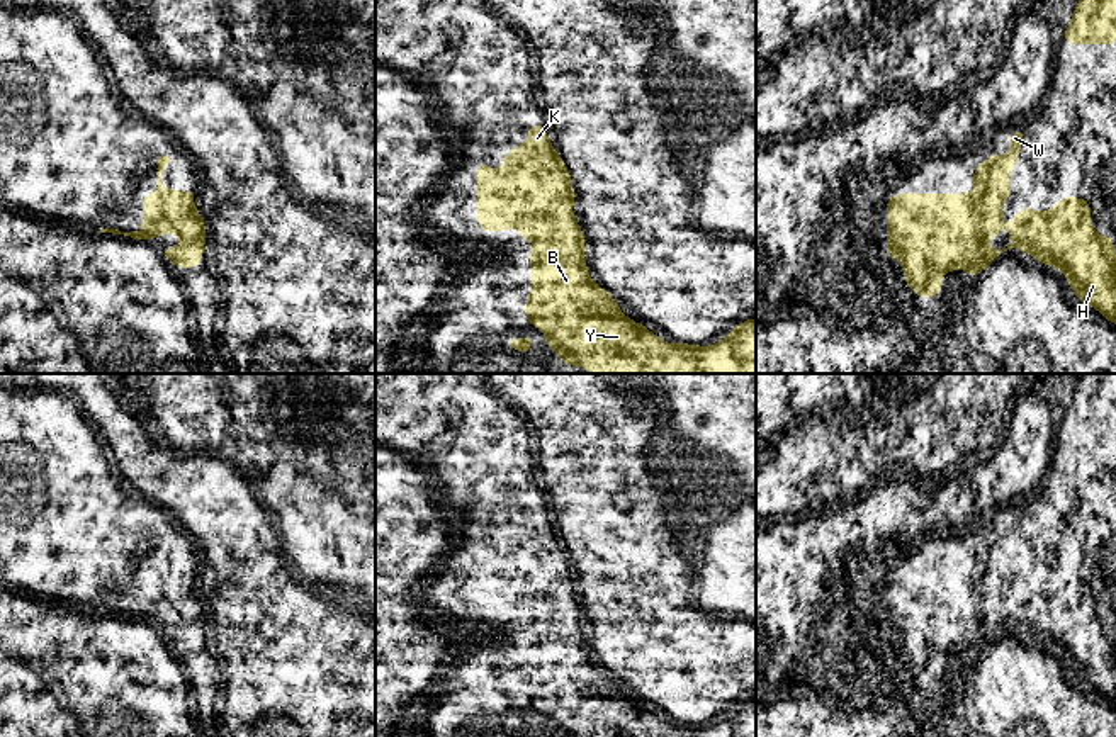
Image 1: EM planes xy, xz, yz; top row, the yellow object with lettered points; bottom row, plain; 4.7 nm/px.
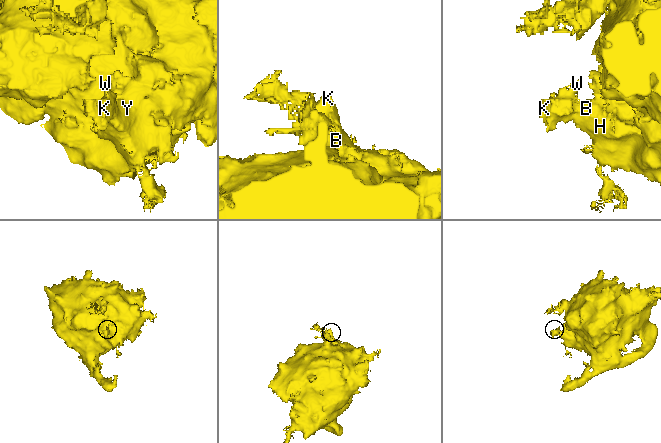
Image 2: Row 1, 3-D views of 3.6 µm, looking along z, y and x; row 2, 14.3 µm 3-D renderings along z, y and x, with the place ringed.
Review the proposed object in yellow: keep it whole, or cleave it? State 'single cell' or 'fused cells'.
single cell

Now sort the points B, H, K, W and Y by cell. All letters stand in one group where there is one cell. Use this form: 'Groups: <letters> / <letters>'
Groups: B H K W Y

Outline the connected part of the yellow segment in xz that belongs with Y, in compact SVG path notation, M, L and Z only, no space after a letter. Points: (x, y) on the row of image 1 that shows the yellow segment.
M530 124L528 138L520 148L504 153L503 166L494 173L489 163L477 161L477 224L482 233L503 233L508 226L520 231L530 243L554 238L561 248L528 248L532 292L525 299L525 319L545 333L545 346L559 353L561 365L586 365L589 374L756 374L756 318L746 319L729 331L729 336L712 346L690 343L669 345L644 324L620 312L613 295L598 287L584 265L586 238L572 217L574 185L566 161L552 146L545 124Z

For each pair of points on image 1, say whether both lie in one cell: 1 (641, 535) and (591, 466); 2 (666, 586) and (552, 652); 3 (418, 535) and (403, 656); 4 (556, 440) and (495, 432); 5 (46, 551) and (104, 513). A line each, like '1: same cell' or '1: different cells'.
1: same cell
2: different cells
3: same cell
4: different cells
5: same cell

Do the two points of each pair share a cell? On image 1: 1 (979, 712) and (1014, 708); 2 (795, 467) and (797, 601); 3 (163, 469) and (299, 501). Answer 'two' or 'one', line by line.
1: one
2: two
3: two

